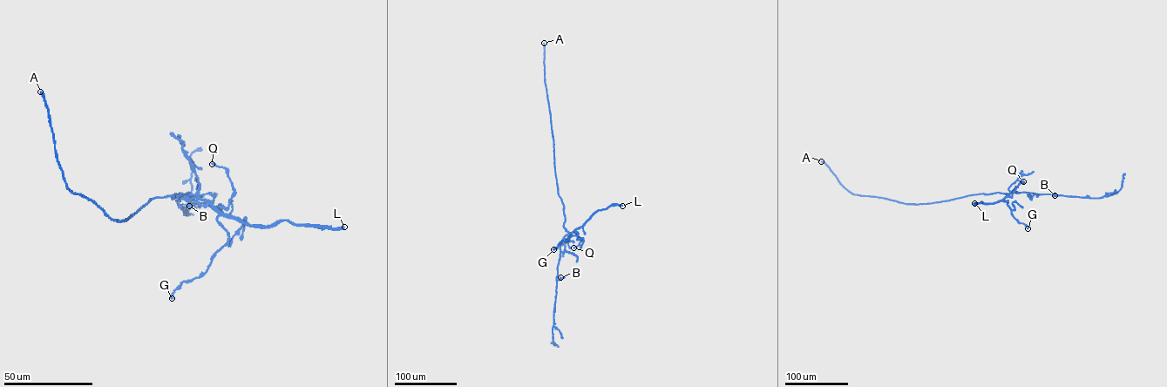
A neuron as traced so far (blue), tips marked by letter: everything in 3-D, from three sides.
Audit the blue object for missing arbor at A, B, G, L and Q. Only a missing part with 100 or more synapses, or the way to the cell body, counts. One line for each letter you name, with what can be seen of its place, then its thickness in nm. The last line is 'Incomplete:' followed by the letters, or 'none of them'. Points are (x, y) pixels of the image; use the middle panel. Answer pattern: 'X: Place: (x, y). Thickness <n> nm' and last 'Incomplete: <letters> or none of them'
A: Place: (544, 43). Thickness 360 nm
Incomplete: A

